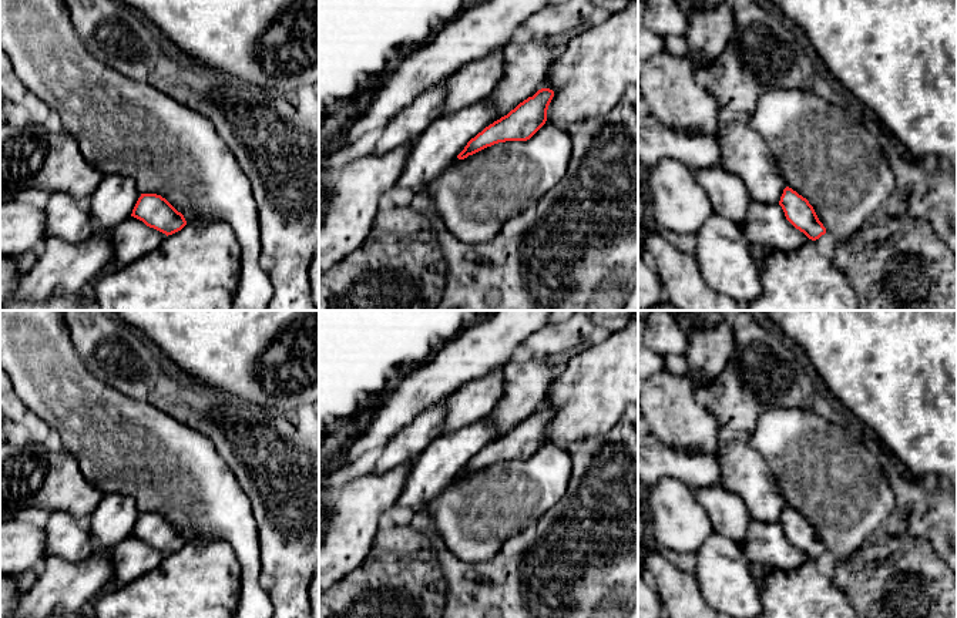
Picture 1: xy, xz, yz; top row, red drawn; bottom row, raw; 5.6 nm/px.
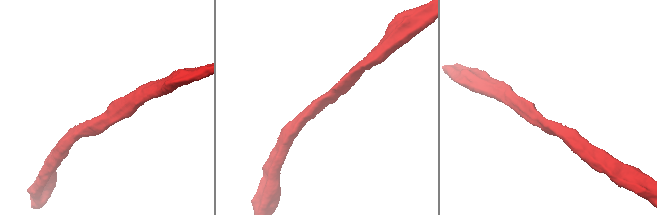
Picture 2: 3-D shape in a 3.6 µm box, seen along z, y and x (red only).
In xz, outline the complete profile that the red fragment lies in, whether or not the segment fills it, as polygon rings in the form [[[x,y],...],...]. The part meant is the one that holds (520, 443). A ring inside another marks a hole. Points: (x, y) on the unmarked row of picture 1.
[[[538,409],[533,416],[520,421],[507,434],[471,457],[457,477],[464,478],[498,461],[530,459],[545,443],[547,429],[553,416],[553,409]]]

